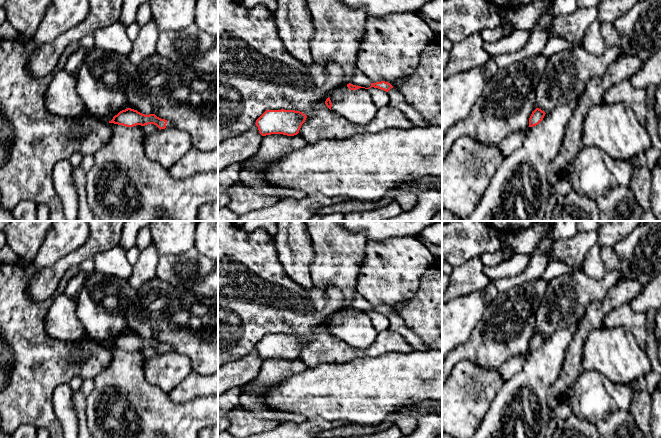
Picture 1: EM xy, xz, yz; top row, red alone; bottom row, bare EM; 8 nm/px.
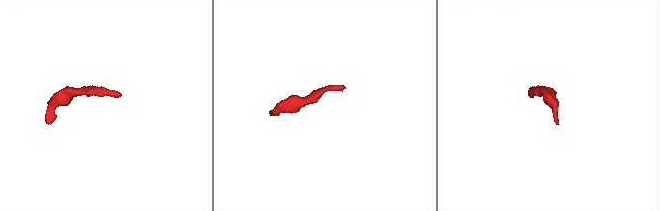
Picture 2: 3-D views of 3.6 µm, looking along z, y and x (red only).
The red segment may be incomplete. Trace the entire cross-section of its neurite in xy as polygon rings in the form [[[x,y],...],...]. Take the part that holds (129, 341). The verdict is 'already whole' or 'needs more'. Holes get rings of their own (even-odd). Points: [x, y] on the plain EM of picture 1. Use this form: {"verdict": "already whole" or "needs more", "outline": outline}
{"verdict": "needs more", "outline": [[[127,332],[120,335],[117,339],[113,341],[109,347],[114,347],[118,349],[123,349],[126,351],[133,351],[136,349],[145,350],[148,348],[156,349],[160,354],[165,352],[174,351],[173,347],[157,341],[155,338],[145,339],[137,334]]]}

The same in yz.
{"verdict": "already whole", "outline": [[[536,332],[532,336],[532,338],[531,338],[530,342],[529,342],[529,351],[533,351],[533,350],[538,349],[543,344],[545,338],[546,337],[544,335],[542,335],[539,332]]]}

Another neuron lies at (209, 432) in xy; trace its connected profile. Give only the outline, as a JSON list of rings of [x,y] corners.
[[[218,425],[202,429],[198,434],[198,438],[218,438]]]

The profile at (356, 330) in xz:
[[[340,309],[329,322],[331,334],[353,348],[369,348],[378,335],[368,313],[350,314],[347,309]]]

